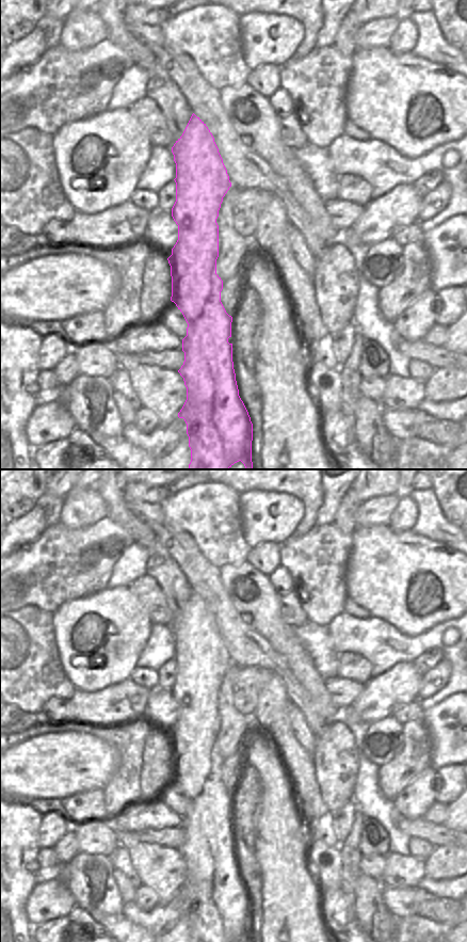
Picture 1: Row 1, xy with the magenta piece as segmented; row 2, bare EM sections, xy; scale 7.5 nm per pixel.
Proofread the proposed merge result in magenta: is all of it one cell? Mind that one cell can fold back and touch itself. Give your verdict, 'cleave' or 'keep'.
cleave

